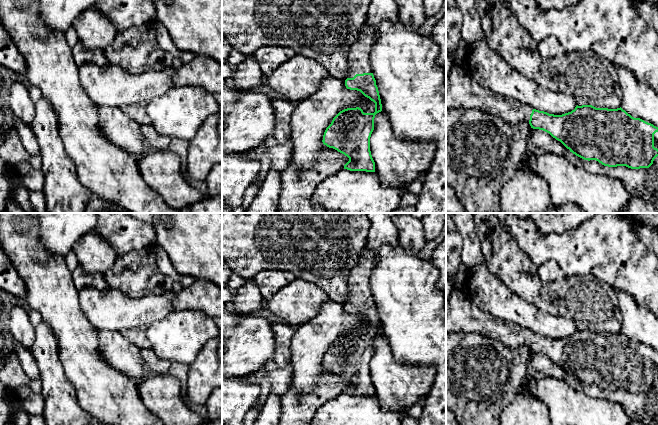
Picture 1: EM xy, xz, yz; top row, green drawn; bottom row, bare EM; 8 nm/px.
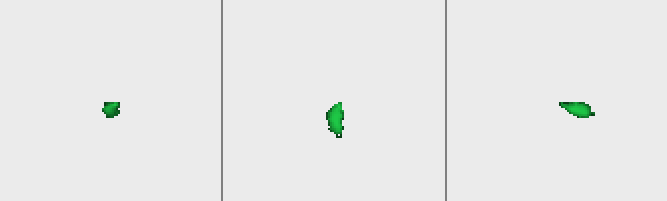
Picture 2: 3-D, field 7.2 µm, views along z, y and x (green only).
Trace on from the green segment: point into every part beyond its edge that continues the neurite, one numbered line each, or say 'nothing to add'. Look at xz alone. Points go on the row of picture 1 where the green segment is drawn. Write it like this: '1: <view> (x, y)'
1: xz (359, 62)

